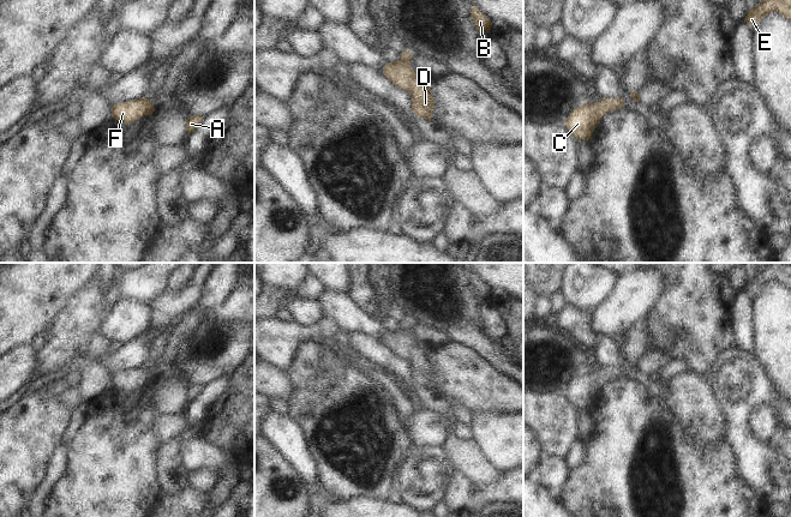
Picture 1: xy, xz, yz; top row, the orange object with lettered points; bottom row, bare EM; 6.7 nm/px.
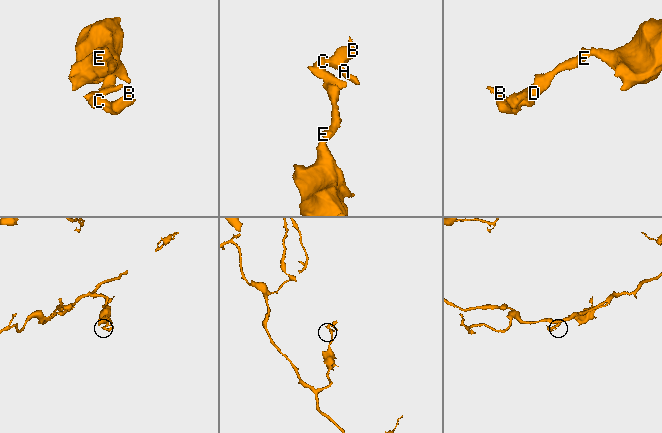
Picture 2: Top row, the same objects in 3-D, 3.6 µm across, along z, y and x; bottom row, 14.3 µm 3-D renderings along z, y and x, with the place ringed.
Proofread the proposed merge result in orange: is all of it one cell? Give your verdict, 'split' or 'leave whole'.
leave whole

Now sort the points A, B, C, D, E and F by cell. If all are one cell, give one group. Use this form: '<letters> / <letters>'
A B C D E F

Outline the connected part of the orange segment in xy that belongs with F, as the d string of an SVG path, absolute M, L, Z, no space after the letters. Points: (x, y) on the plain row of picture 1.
M137 367L134 369L116 372L112 375L112 386L124 392L133 392L144 384L155 380L150 367Z

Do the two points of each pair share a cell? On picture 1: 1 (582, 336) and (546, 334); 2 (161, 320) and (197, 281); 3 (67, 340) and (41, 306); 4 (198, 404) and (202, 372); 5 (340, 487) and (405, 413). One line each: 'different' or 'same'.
1: different
2: same
3: different
4: different
5: different

